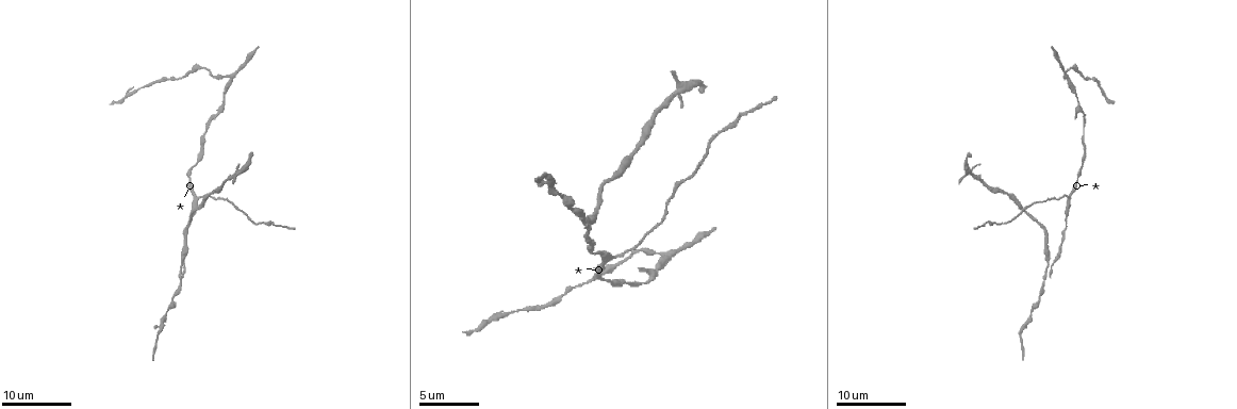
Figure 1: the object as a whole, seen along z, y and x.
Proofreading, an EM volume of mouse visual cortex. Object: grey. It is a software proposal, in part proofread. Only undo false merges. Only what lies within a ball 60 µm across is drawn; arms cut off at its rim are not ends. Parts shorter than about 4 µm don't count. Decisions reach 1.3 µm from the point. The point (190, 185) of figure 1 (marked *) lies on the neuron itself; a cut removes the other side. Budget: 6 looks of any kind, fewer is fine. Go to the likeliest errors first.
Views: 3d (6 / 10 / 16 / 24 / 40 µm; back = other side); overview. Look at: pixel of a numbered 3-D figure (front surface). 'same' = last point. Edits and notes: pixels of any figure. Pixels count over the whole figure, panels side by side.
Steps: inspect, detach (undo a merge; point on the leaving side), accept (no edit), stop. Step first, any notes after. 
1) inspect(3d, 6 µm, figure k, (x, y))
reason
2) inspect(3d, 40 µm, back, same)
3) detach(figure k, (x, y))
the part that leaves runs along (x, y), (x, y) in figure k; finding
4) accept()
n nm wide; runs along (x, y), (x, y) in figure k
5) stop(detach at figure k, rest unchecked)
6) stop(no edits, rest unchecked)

inspect(3d, 16 µm, figure 1, (1047, 269))
four-way junction

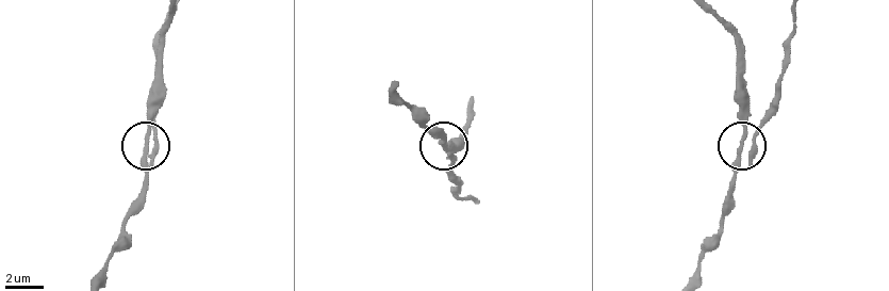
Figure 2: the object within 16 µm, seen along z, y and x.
inspect(3d, 6 µm, figure 2, (445, 145))

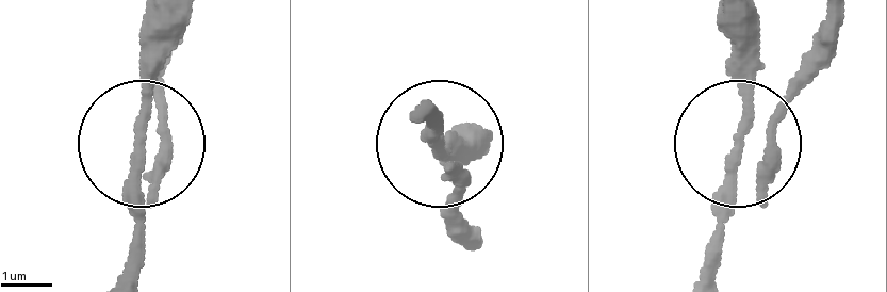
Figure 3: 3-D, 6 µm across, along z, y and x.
inspect(3d, 6 µm, back, figure 3, (739, 136))

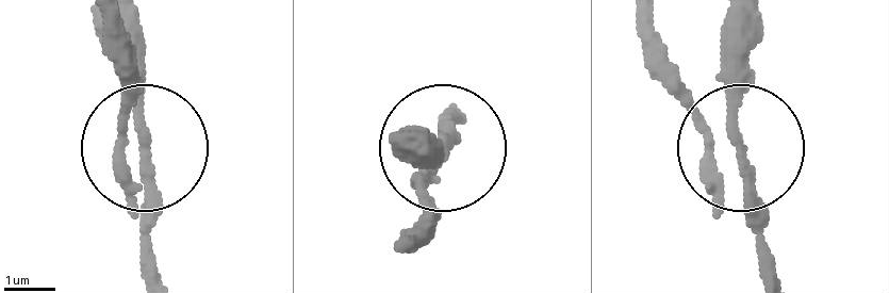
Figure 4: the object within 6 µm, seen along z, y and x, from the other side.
accept()
4 arms; runs along (642, 25), (646, 62), (710, 151), (744, 160), (764, 279) in figure 4; all the same neuron

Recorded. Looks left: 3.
inspect(3d, 24 µm, figure 1, (1065, 77))

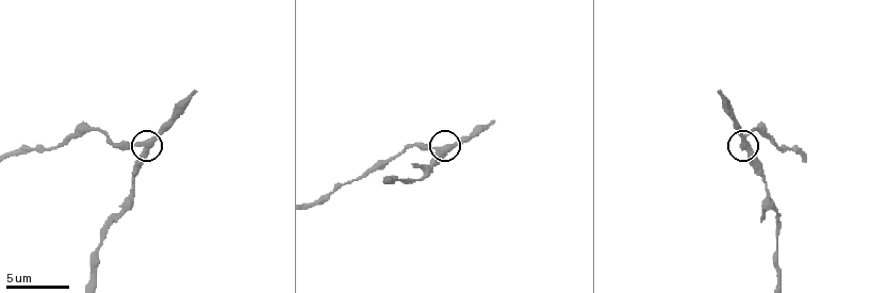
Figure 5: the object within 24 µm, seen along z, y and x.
inspect(3d, 6 µm, figure 5, (441, 147))

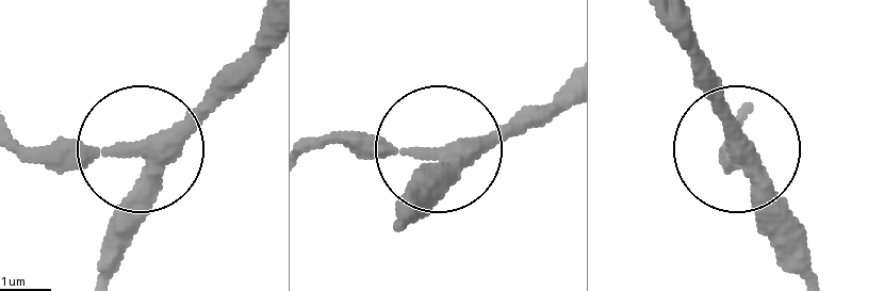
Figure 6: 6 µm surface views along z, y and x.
accept()
runs along (813, 273), (791, 209), (736, 142), (715, 74) in figure 6; continuous, no second neuron

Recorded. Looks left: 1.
stop(no edits, rest unchecked)

